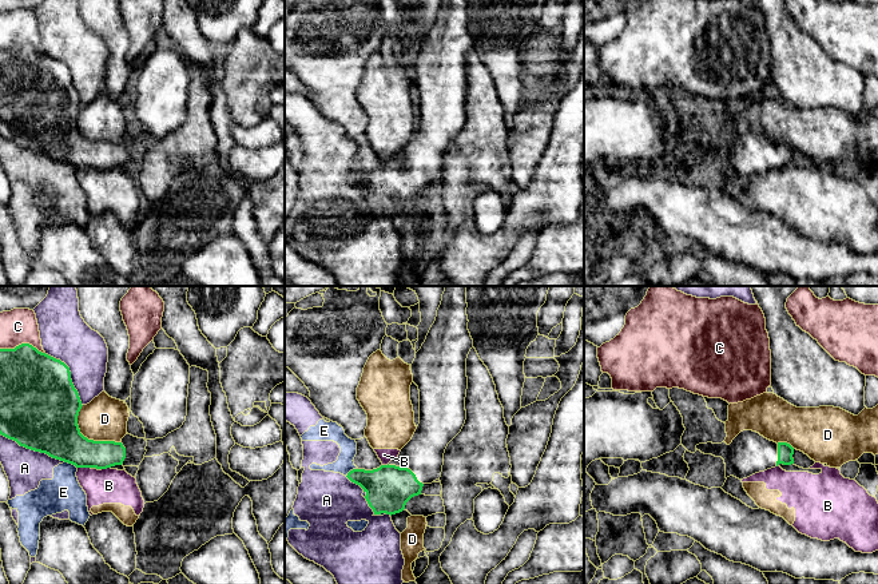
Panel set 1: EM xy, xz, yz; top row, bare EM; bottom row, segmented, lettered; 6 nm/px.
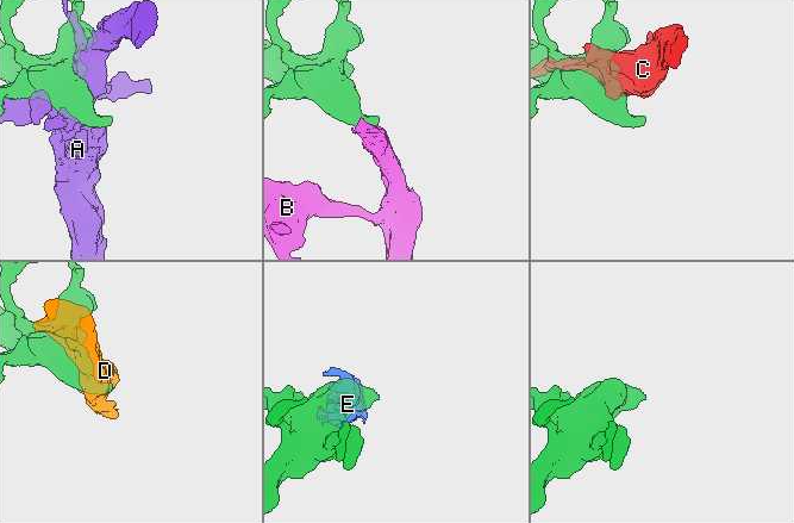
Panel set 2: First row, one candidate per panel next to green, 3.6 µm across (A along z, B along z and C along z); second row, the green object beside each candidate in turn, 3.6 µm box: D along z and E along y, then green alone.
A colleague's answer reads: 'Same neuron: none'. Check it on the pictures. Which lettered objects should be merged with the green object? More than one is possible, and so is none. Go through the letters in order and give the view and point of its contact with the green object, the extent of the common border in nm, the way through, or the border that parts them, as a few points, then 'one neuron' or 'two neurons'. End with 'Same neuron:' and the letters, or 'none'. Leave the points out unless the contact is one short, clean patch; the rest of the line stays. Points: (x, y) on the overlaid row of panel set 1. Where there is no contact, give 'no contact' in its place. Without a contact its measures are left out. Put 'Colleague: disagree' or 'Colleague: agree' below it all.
A: meets green in xy at (32, 449); contact 420 nm long; two neurons
B: meets green in xy at (84, 467); contact 80 nm long; border along xy (78, 467), (90, 468); two neurons
C: meets green in xy at (23, 344); contact 280 nm long; two neurons
D: meets green in xy at (87, 439); contact 340 nm long; two neurons
E: meets green in xy at (71, 463); contact 90 nm long; border along xy (64, 461), (76, 468); two neurons
Same neuron: none
Colleague: agree

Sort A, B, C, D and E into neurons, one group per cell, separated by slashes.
A E / B D / C

